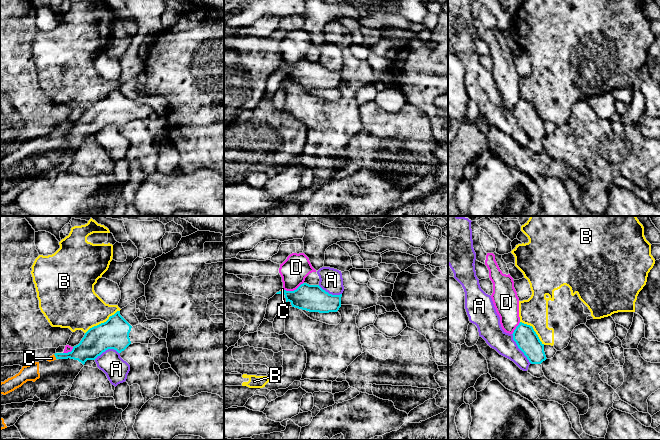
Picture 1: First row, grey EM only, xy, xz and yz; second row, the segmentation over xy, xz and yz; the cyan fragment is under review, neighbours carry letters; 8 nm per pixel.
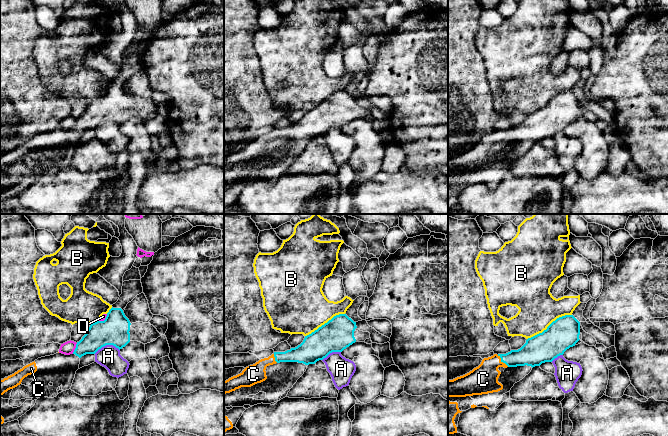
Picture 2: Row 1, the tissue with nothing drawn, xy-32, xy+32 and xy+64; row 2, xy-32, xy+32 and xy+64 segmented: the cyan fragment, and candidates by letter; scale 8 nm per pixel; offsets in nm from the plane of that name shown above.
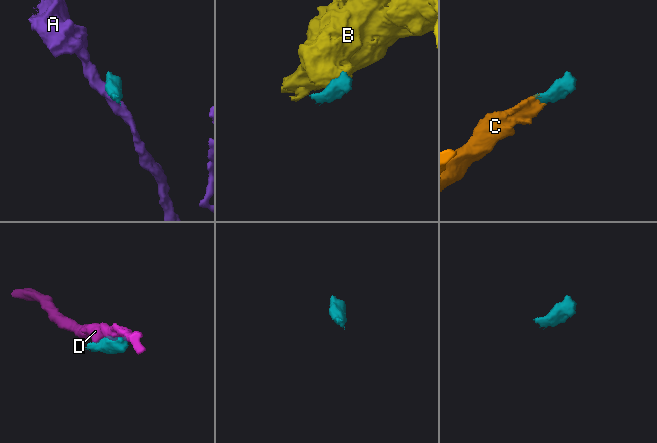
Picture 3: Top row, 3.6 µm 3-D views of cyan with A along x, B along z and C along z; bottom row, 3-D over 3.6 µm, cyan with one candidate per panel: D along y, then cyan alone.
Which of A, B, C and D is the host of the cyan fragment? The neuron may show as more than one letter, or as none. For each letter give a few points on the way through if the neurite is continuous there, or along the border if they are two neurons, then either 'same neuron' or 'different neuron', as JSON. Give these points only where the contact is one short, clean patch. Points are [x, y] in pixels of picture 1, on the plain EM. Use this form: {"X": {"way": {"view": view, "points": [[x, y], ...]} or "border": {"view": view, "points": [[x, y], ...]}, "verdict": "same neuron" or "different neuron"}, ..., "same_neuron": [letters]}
{"A": {"border": {"view": "yz", "points": [[511, 110], [517, 123], [531, 139]]}, "verdict": "different neuron"}, "B": {"border": {"view": "xy", "points": [[119, 86], [105, 97], [92, 102], [85, 109]]}, "verdict": "different neuron"}, "C": {"way": {"view": "xy", "points": [[85, 126], [72, 131], [55, 132], [51, 134]]}, "verdict": "same neuron"}, "D": {"verdict": "different neuron"}, "same_neuron": ["C"]}

